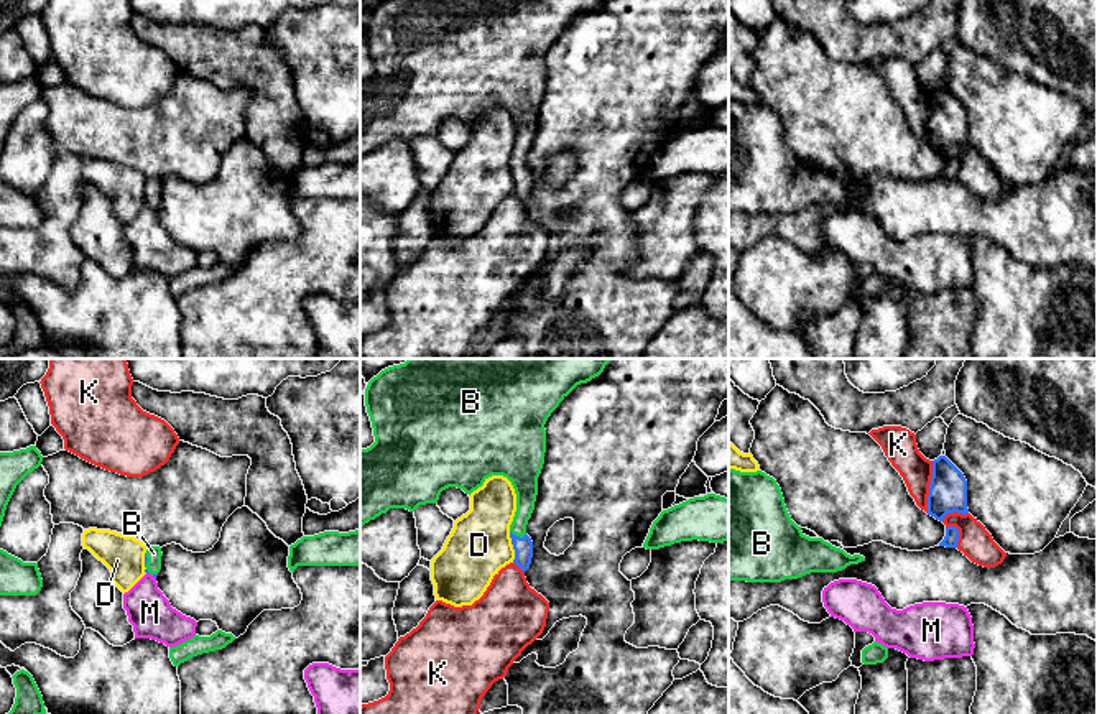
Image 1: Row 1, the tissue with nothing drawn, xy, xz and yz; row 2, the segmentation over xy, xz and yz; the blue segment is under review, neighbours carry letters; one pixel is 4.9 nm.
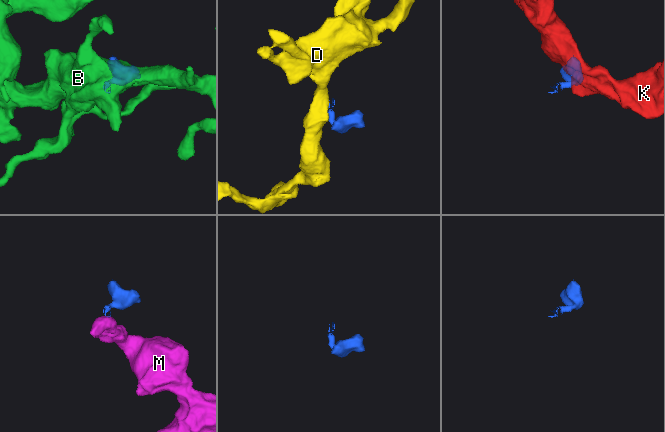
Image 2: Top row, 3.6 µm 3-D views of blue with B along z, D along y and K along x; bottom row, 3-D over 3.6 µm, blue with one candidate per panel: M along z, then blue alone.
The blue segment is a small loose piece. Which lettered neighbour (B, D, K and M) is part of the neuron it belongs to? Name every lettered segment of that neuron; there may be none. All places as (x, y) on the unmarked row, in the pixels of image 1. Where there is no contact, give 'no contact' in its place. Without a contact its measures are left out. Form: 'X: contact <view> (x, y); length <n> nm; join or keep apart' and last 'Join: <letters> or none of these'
B: contact xz (518, 168); length 80 nm; join
D: contact xz (513, 178); length 150 nm; keep apart
K: contact yz (930, 119); length 260 nm; keep apart
M: no contact; keep apart
Join: B

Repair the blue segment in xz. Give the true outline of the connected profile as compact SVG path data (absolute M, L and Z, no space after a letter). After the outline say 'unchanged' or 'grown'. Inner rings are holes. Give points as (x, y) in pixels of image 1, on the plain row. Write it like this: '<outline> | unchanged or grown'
M385 0L373 8L365 20L365 38L372 53L375 74L360 81L360 160L375 151L390 140L406 140L414 143L419 137L437 135L442 122L449 118L462 120L465 125L472 125L492 107L507 109L516 125L516 143L510 156L510 169L515 181L513 196L523 204L530 199L533 189L533 173L526 166L526 156L535 141L538 127L538 109L544 95L546 84L546 61L544 56L559 35L581 15L587 15L599 8L604 0Z | grown

